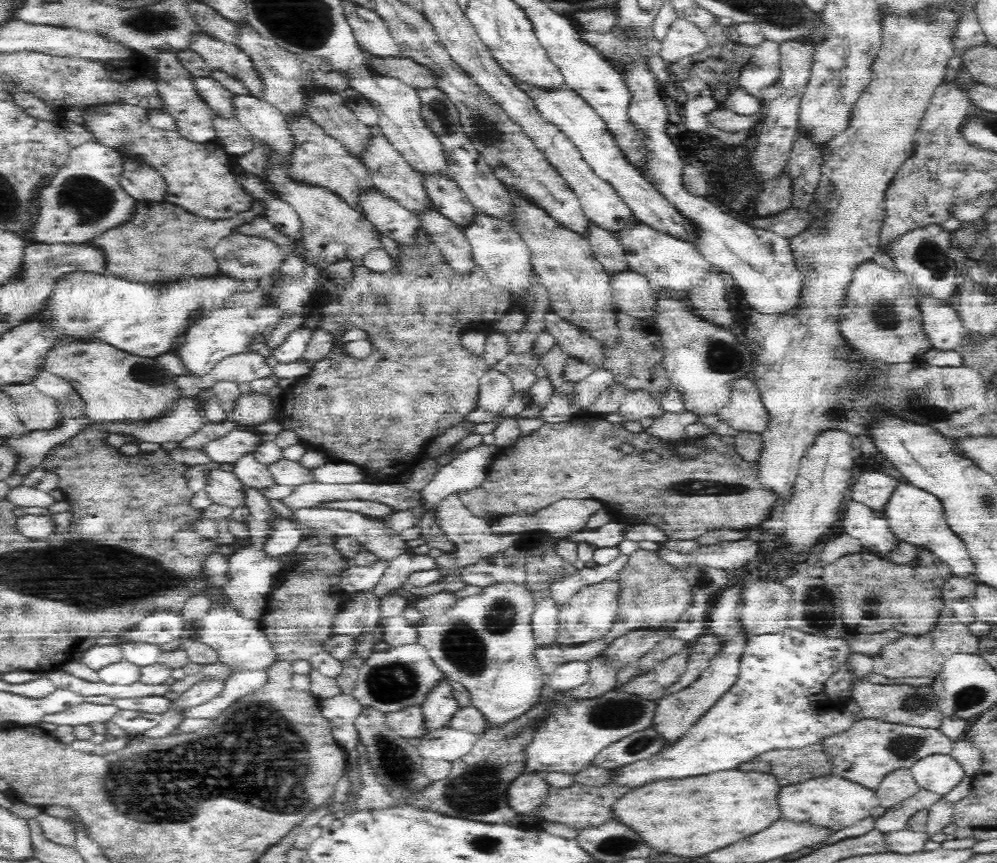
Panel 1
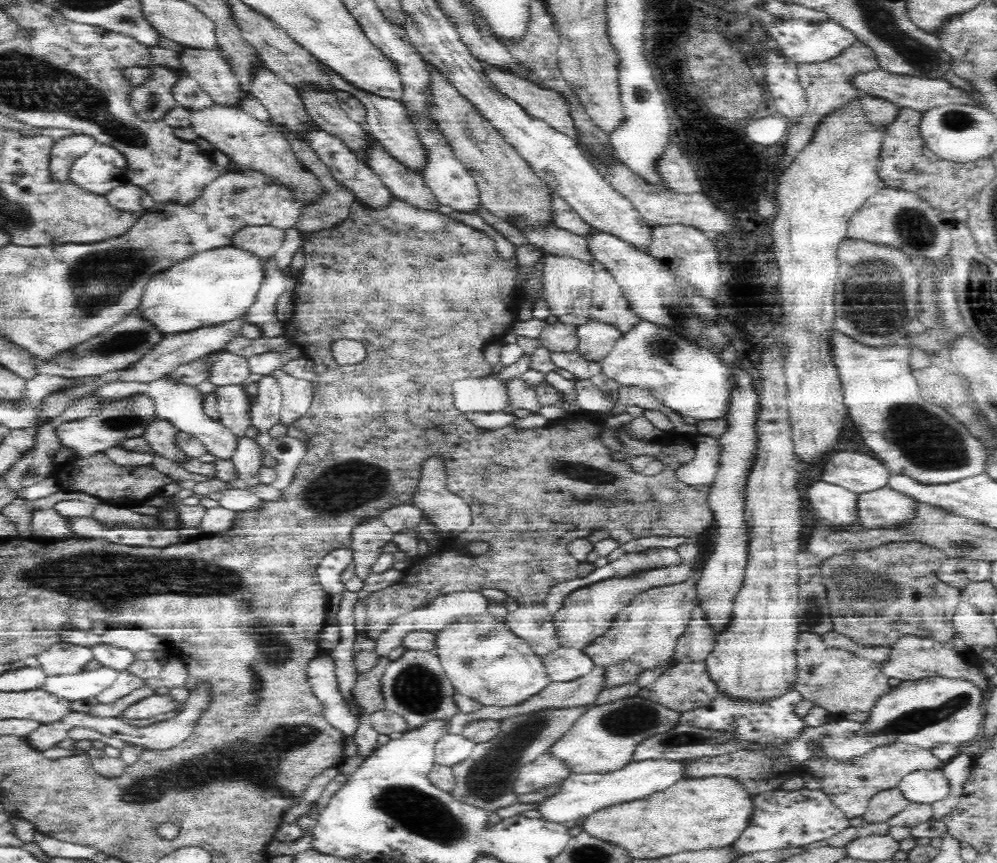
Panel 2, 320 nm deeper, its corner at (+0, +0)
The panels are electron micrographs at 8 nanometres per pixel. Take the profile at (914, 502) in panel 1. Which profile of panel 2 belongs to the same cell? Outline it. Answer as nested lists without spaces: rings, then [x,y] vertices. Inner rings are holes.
[[[885,486],[859,495],[860,523],[866,530],[901,529],[917,518],[921,504],[915,496]]]

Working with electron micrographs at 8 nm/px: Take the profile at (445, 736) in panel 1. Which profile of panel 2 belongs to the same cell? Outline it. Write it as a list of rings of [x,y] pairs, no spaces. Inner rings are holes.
[[[446,734],[435,746],[435,763],[452,767],[470,757],[475,742],[464,738],[461,734]]]

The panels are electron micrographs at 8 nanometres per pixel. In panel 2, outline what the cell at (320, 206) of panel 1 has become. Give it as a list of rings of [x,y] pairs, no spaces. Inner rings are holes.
[[[216,104],[206,110],[191,111],[191,121],[197,136],[211,143],[213,150],[222,151],[247,170],[270,177],[286,191],[290,191],[296,203],[304,207],[313,205],[327,195],[327,190],[320,178],[299,161],[289,138],[268,121],[254,118],[242,108],[236,109]]]

